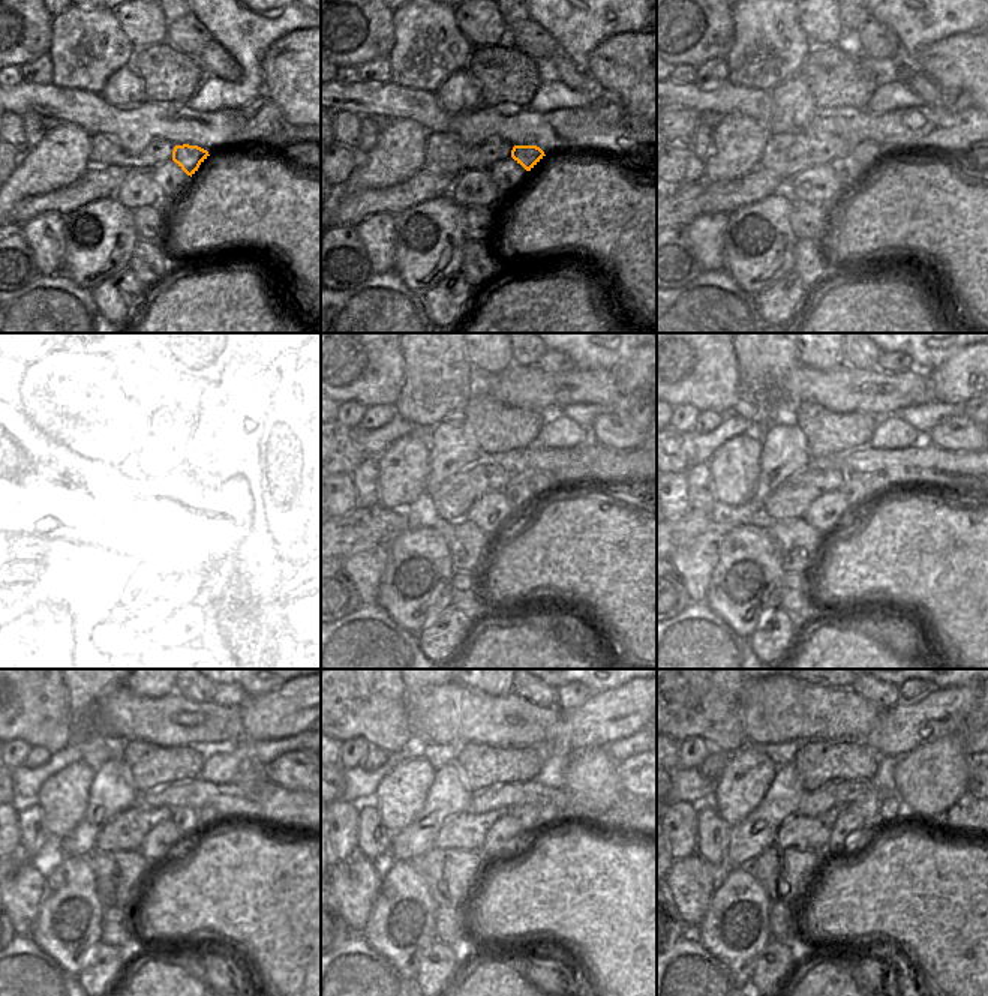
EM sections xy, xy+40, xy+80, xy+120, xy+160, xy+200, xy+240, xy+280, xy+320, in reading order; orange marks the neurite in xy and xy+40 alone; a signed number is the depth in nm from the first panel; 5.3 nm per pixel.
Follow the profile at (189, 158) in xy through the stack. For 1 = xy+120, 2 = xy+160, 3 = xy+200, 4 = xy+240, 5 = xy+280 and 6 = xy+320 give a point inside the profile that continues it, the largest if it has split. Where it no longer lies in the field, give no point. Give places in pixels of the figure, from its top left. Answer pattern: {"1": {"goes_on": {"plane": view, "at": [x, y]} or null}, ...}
{"1": {"goes_on": {"plane": "xy+120", "at": [198, 486]}}, "2": {"goes_on": {"plane": "xy+160", "at": [540, 483]}}, "3": {"goes_on": {"plane": "xy+200", "at": [874, 483]}}, "4": {"goes_on": {"plane": "xy+240", "at": [203, 815]}}, "5": {"goes_on": {"plane": "xy+280", "at": [549, 812]}}, "6": {"goes_on": {"plane": "xy+320", "at": [891, 810]}}}

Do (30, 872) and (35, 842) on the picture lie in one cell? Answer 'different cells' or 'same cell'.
different cells

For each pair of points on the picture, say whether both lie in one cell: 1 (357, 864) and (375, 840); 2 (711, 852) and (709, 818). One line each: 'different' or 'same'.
1: different
2: same

